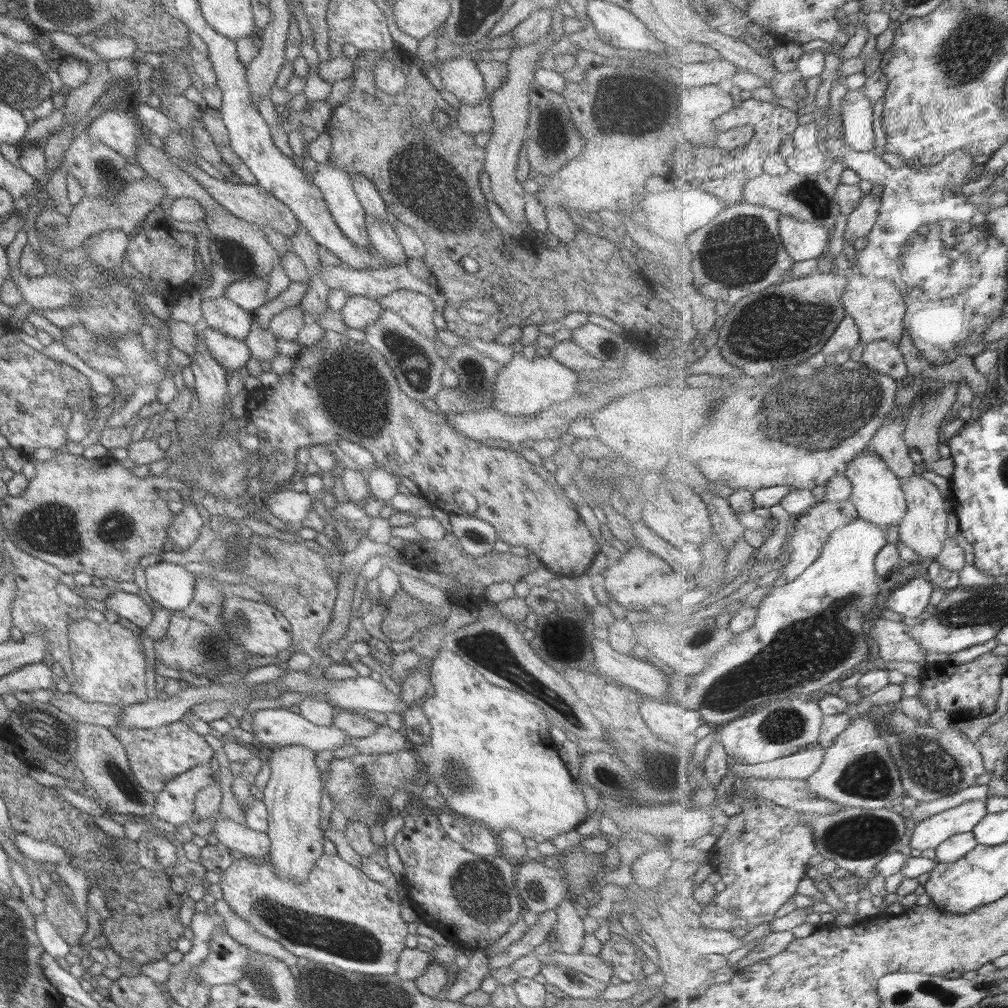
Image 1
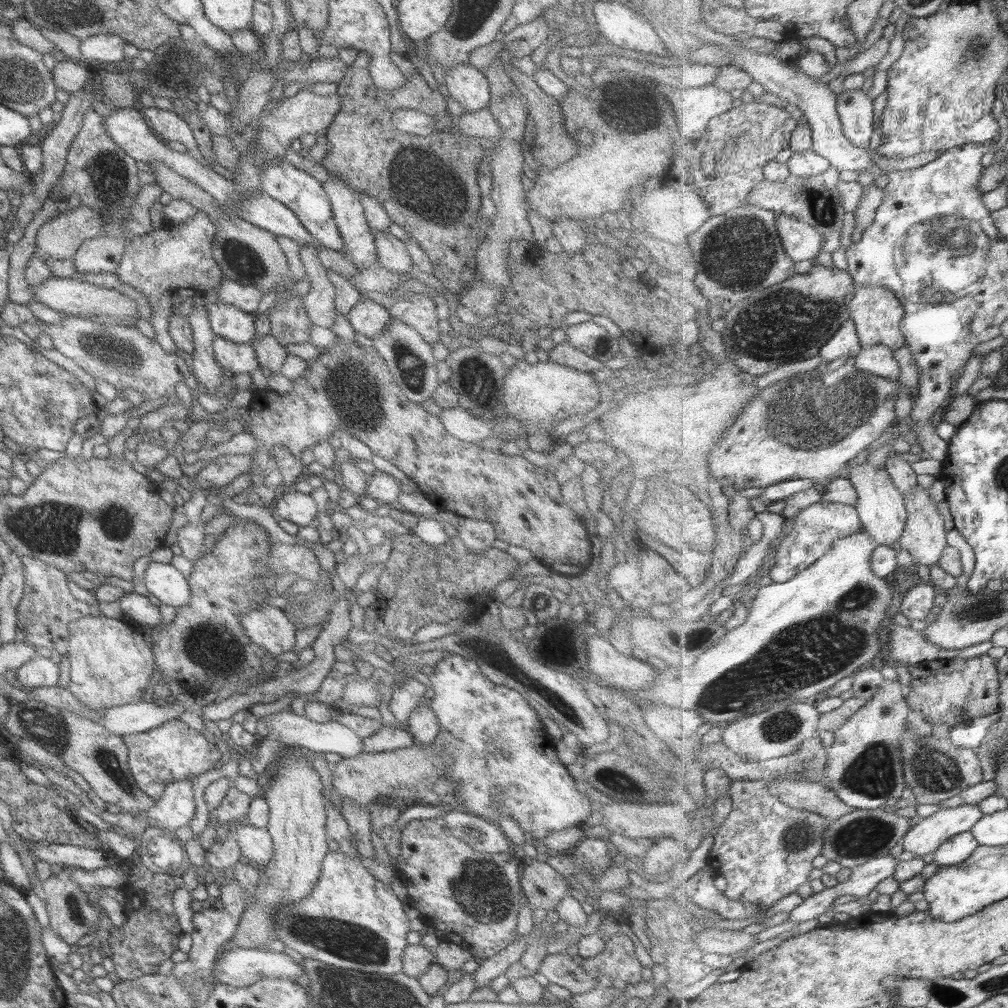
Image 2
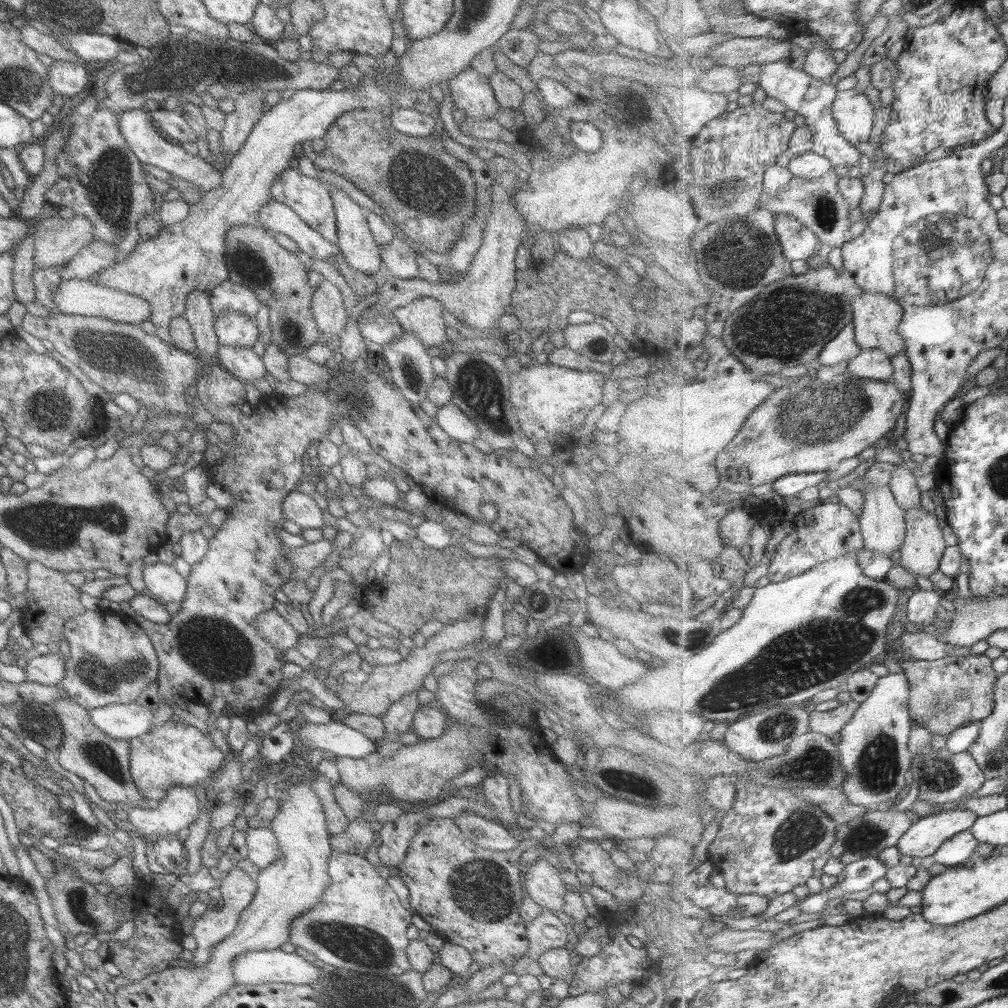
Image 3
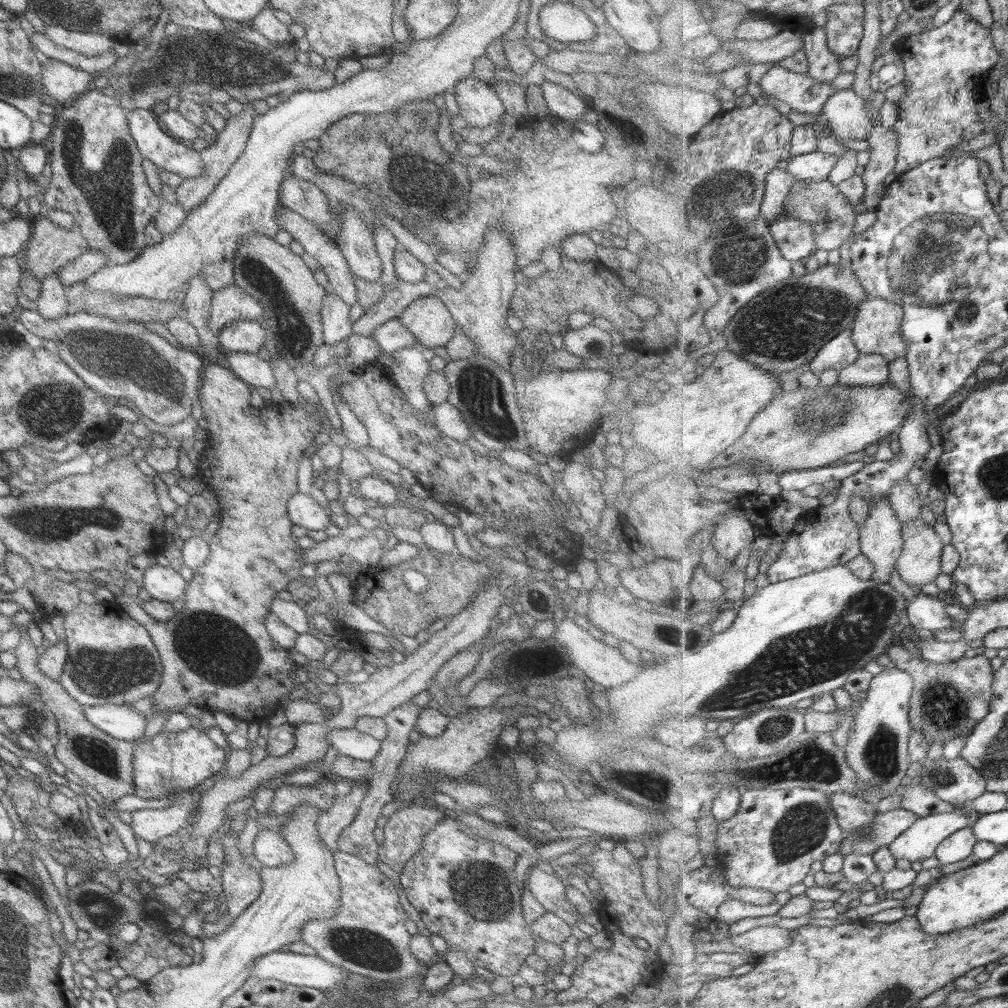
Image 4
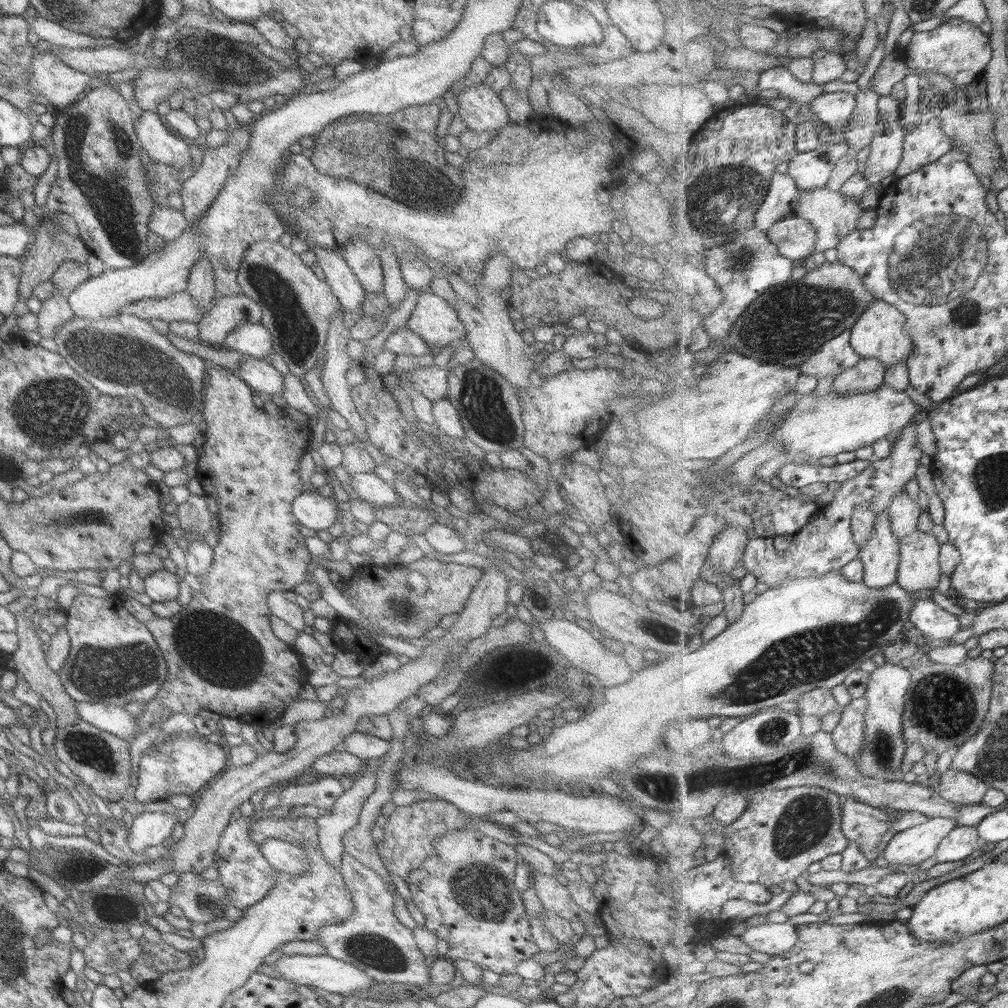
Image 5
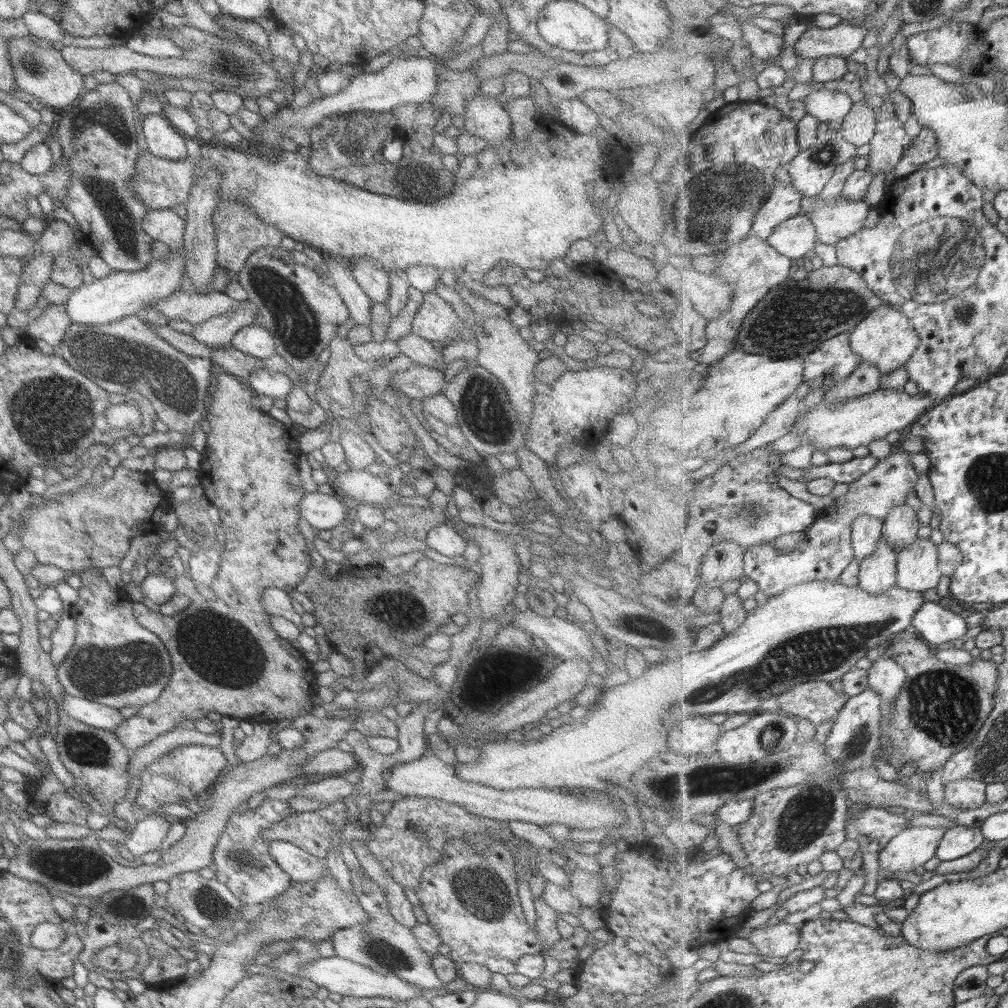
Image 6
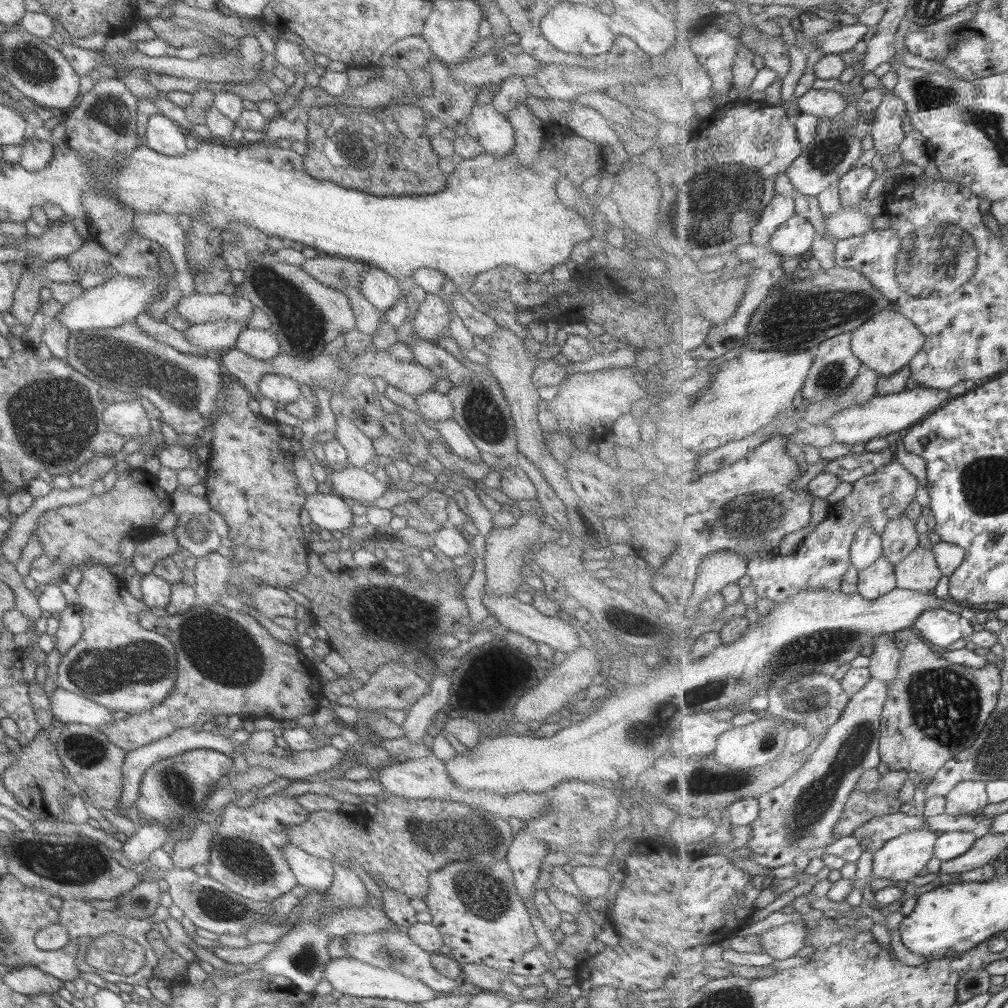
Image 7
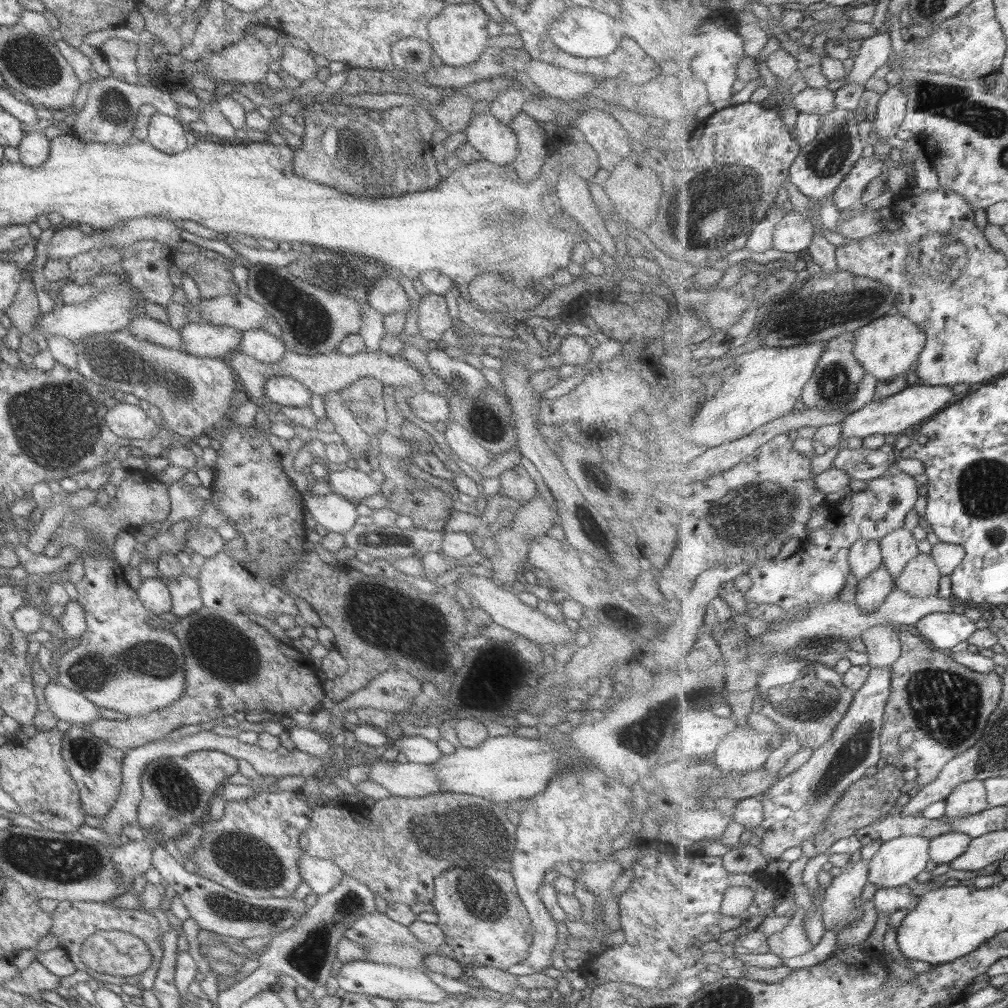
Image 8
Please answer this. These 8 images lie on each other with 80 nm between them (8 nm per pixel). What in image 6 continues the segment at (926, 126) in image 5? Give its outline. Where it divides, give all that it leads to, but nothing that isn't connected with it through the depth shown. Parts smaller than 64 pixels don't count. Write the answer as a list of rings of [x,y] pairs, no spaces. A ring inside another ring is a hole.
[[[922,128],[918,136],[907,146],[906,153],[893,170],[895,177],[909,176],[925,162],[938,156],[938,138],[933,129]]]

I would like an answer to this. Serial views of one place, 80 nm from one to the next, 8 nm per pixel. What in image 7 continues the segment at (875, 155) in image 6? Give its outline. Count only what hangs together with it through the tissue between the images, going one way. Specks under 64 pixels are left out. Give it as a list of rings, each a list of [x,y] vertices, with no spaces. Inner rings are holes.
[[[893,90],[885,93],[874,112],[872,122],[873,144],[877,154],[888,160],[890,154],[899,150],[899,142],[905,138],[903,118],[907,113],[904,100]]]

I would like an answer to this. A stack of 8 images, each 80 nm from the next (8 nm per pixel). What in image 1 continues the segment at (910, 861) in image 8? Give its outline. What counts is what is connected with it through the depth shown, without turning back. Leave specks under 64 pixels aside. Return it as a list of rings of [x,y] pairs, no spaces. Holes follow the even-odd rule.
[[[987,801],[967,802],[916,825],[906,841],[913,849],[936,850],[949,838],[974,832],[987,813]]]

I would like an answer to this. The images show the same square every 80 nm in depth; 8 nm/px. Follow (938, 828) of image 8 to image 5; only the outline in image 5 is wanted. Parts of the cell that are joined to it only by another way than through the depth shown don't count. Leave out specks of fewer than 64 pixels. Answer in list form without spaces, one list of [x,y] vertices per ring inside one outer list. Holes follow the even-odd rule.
[[[841,798],[842,830],[845,837],[859,845],[860,850],[867,854],[871,868],[875,860],[884,854],[887,846],[895,837],[891,832],[891,814],[868,806],[853,798]]]

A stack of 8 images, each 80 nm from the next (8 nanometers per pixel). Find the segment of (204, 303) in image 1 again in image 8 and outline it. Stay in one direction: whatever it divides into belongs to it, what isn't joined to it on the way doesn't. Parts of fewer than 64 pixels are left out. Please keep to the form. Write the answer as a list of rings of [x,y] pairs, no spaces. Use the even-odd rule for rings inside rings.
[[[260,329],[247,330],[241,334],[237,351],[265,365],[273,365],[286,352],[282,342]]]

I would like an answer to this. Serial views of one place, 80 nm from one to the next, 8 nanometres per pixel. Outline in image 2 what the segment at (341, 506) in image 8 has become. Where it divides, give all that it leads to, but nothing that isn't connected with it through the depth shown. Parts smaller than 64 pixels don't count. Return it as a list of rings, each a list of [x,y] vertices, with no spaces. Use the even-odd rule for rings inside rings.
[[[294,491],[277,498],[272,512],[298,527],[311,526],[311,520],[316,518],[317,505],[309,494]]]

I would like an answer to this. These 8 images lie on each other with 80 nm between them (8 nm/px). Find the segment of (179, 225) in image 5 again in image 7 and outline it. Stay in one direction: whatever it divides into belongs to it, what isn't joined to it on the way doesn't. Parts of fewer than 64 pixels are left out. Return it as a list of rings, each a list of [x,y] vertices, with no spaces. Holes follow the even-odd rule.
[[[163,212],[137,214],[133,217],[132,229],[133,232],[136,232],[141,238],[156,242],[167,252],[167,254],[169,254],[169,258],[171,258],[171,262],[175,269],[175,277],[172,284],[179,289],[181,296],[193,294],[195,292],[194,277],[191,276],[189,272],[185,256],[187,239],[183,230],[178,225],[176,217]]]

